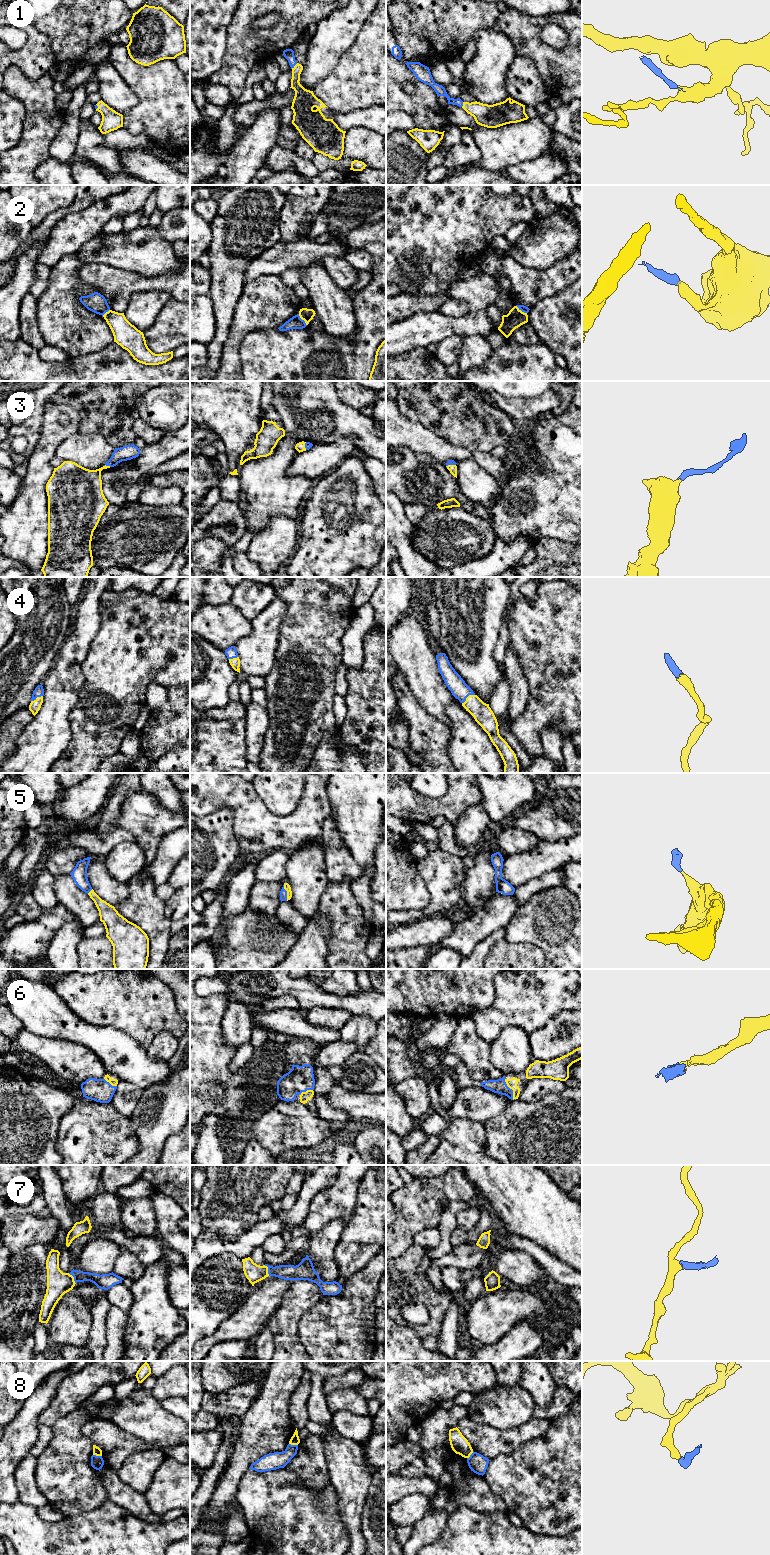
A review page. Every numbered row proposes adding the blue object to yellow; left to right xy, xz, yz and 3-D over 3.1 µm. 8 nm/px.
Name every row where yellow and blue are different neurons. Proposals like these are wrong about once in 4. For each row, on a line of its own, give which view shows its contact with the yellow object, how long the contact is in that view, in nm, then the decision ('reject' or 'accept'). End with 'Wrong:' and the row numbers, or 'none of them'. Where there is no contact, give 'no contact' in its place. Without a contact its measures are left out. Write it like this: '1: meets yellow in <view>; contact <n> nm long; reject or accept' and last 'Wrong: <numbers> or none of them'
1: meets yellow in xz; contact 70 nm long; accept
2: meets yellow in xz; contact 120 nm long; reject
3: meets yellow in xy; contact 60 nm long; accept
4: meets yellow in yz; contact 130 nm long; accept
5: meets yellow in xz; contact 130 nm long; accept
6: meets yellow in yz; contact 180 nm long; accept
7: meets yellow in xz; contact 100 nm long; accept
8: meets yellow in xy; contact 70 nm long; reject
Wrong: 2, 8

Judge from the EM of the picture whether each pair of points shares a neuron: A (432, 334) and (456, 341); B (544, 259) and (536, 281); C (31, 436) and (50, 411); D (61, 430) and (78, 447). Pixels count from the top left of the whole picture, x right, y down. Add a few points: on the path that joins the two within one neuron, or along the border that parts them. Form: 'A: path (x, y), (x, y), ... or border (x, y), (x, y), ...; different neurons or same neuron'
A: border (463, 336), (451, 335), (443, 338), (437, 344); different neurons
B: border (562, 260), (546, 269), (527, 268), (517, 263); different neurons
C: border (48, 399), (44, 407), (41, 432), (36, 445); different neurons
D: border (77, 432), (66, 437), (58, 445), (55, 455); different neurons

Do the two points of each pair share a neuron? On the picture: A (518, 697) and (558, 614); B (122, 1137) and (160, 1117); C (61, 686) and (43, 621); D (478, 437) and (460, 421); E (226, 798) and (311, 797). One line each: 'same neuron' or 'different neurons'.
A: different neurons
B: different neurons
C: different neurons
D: same neuron
E: same neuron

